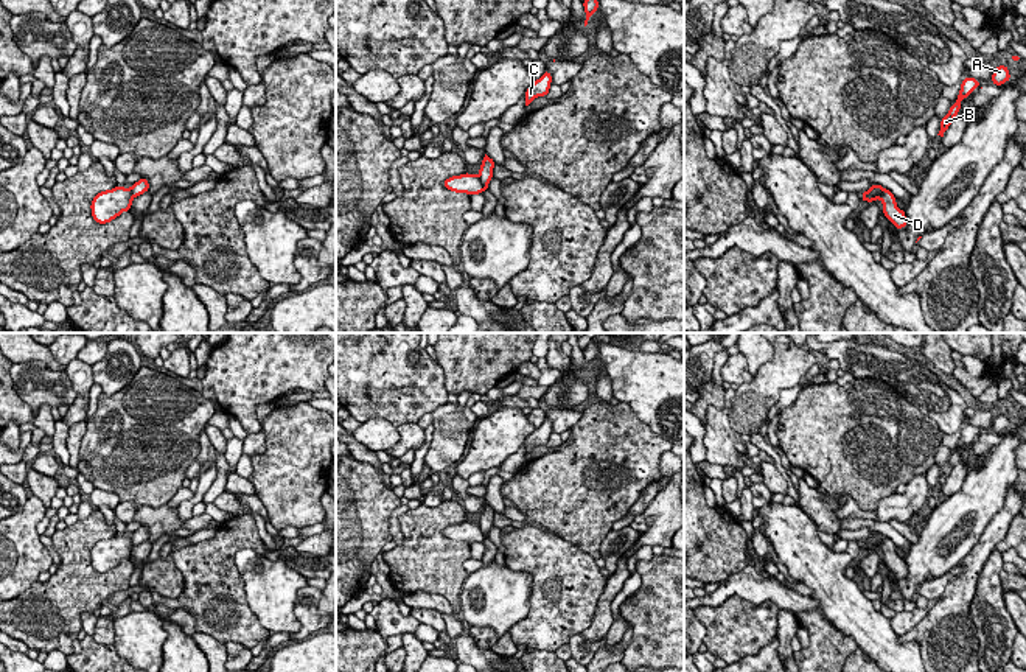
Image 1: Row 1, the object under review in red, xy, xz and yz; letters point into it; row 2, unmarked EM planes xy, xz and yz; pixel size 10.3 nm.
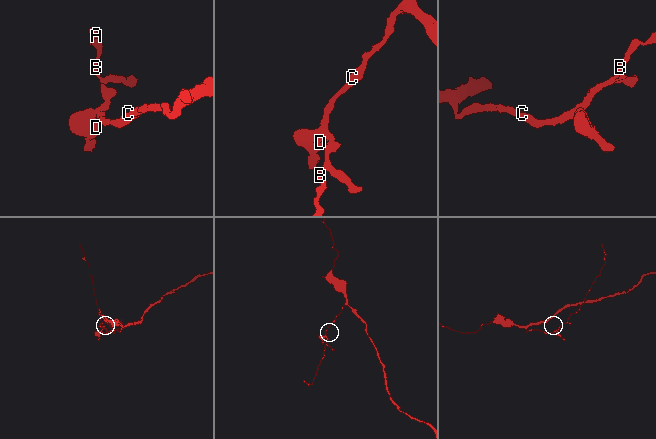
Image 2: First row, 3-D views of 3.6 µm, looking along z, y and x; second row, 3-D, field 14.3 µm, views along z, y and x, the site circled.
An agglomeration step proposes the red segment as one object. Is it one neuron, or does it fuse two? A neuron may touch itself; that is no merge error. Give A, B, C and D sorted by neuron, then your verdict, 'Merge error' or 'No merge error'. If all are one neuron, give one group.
Groups: A B C / D. Merge error

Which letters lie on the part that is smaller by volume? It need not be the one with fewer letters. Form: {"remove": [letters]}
{"remove": ["D"]}

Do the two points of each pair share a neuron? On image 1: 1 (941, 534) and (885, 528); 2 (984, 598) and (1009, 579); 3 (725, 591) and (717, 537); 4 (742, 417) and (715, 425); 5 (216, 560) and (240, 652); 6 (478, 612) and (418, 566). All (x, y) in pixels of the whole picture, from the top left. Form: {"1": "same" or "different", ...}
{"1": "different", "2": "different", "3": "different", "4": "different", "5": "different", "6": "different"}

